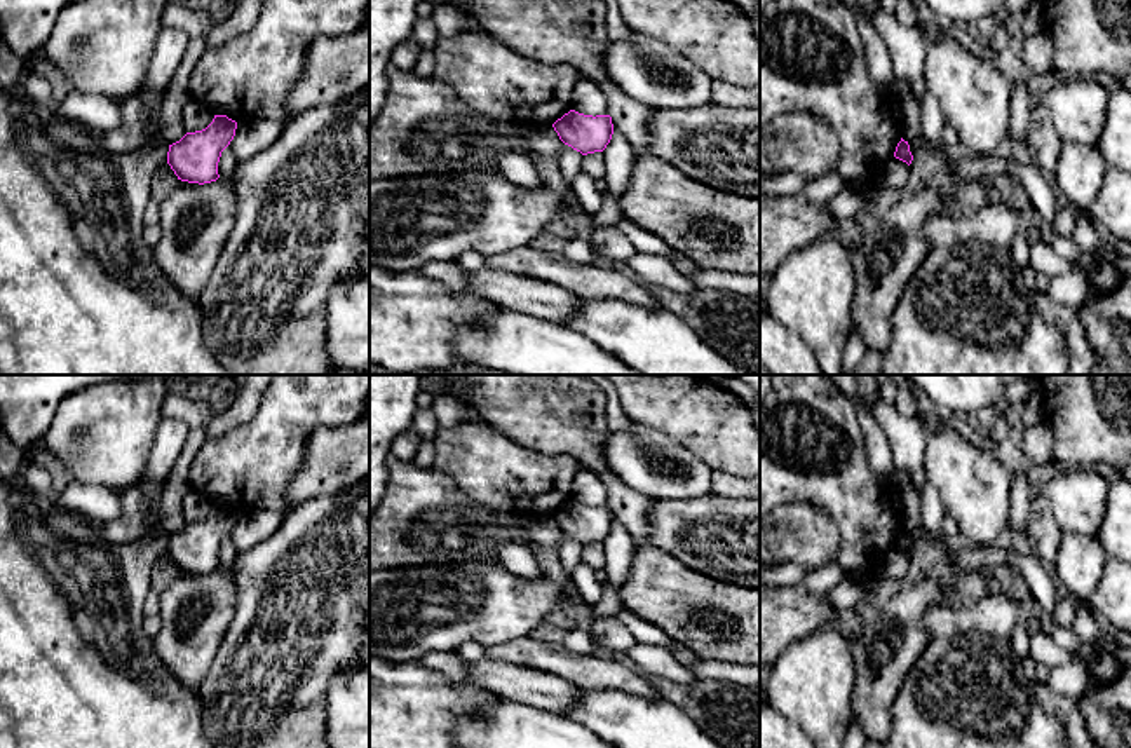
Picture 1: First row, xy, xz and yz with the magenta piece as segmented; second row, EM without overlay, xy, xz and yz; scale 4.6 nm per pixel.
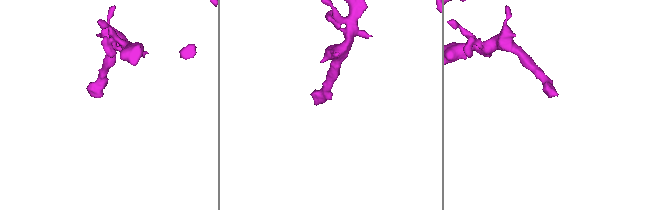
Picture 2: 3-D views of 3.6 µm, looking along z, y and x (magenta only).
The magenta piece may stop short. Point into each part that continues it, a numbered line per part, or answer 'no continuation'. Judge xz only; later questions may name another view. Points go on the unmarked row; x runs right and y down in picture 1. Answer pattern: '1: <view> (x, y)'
no continuation

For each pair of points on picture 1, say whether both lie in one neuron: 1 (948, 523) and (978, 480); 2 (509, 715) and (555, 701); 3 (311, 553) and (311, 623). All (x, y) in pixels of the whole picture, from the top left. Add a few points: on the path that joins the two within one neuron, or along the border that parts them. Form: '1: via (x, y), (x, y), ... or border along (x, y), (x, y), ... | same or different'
1: border along (945, 511), (954, 518), (961, 534) | different
2: border along (501, 698), (567, 717) | different
3: via (311, 571), (311, 605) | same

